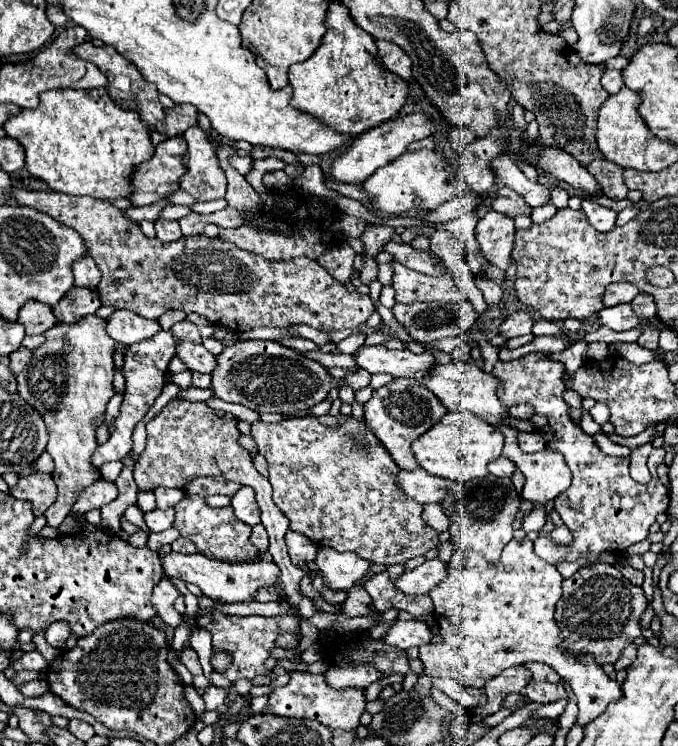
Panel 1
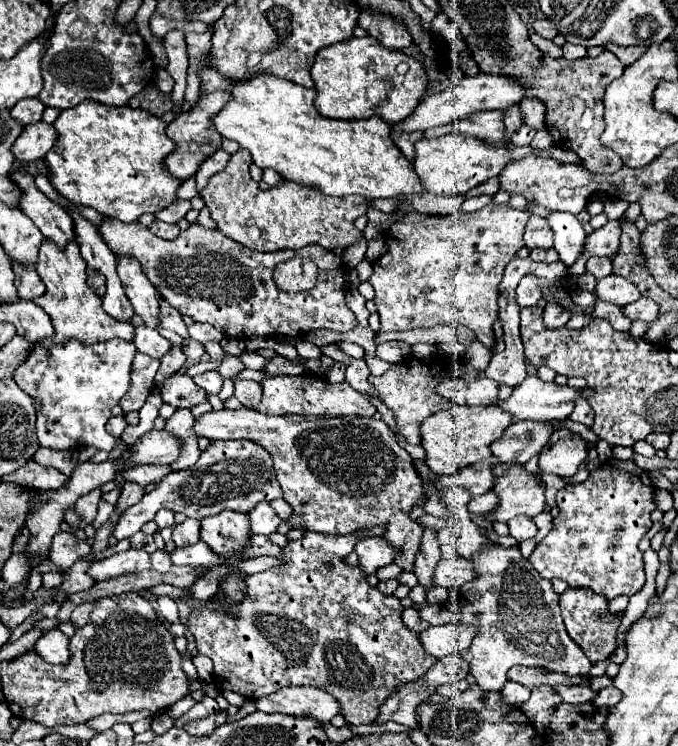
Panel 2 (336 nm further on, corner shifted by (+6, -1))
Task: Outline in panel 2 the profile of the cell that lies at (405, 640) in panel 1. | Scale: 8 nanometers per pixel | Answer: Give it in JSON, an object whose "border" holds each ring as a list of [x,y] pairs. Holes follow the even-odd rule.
{"border":[[[438,625],[418,633],[418,641],[426,653],[440,659],[466,649],[474,637],[474,631],[478,629],[468,629],[468,625]]]}

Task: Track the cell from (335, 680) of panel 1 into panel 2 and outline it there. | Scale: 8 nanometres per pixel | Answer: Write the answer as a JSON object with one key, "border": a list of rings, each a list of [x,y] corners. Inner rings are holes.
{"border":[[[282,687],[266,697],[254,701],[258,711],[286,713],[286,715],[310,715],[322,723],[340,713],[340,701],[324,689],[316,687]]]}

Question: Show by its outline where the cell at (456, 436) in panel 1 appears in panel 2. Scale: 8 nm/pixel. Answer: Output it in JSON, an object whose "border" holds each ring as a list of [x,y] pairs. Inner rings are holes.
{"border":[[[454,405],[446,411],[430,415],[420,425],[422,447],[426,449],[426,465],[434,475],[454,475],[456,471],[470,467],[482,459],[488,459],[490,443],[494,443],[510,425],[510,413],[498,407],[460,407]]]}

